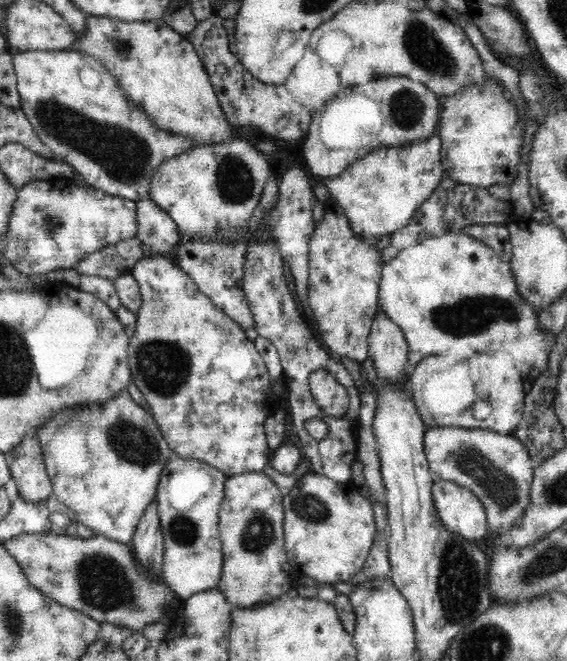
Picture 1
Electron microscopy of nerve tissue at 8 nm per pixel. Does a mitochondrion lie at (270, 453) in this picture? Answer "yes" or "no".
no

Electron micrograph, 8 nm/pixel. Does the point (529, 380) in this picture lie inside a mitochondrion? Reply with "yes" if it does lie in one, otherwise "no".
no

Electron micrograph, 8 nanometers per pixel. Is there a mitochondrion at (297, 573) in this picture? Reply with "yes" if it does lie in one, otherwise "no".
no

